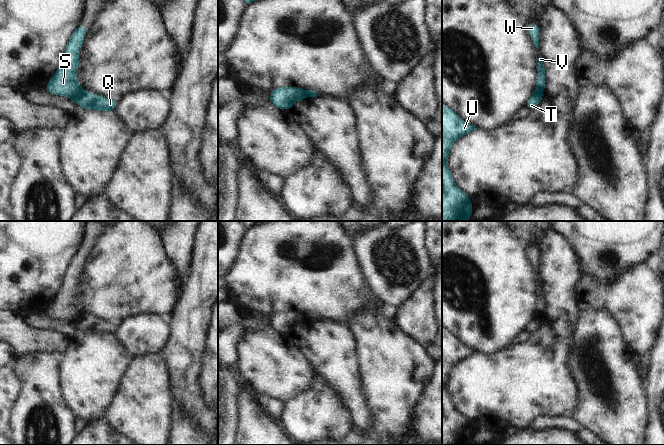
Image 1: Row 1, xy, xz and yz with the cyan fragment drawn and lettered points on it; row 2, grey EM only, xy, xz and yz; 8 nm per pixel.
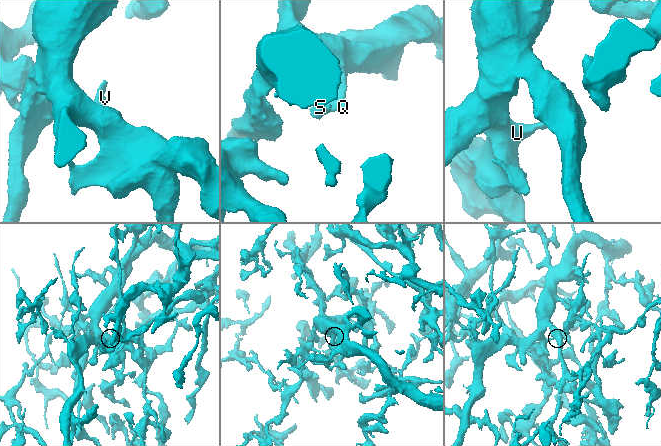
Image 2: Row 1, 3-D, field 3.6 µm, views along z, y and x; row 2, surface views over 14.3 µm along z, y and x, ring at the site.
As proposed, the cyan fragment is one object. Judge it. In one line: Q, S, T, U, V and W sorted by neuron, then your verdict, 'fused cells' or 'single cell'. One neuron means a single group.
Q T U / S V W; fused cells

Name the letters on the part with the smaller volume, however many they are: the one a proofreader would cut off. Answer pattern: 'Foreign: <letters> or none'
Foreign: S, V, W

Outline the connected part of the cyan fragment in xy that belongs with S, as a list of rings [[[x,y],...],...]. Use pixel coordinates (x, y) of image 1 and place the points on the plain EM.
[[[78,249],[73,255],[61,288],[46,309],[46,315],[52,319],[62,319],[74,323],[81,315],[81,308],[77,305],[79,292],[79,276],[88,252]]]

